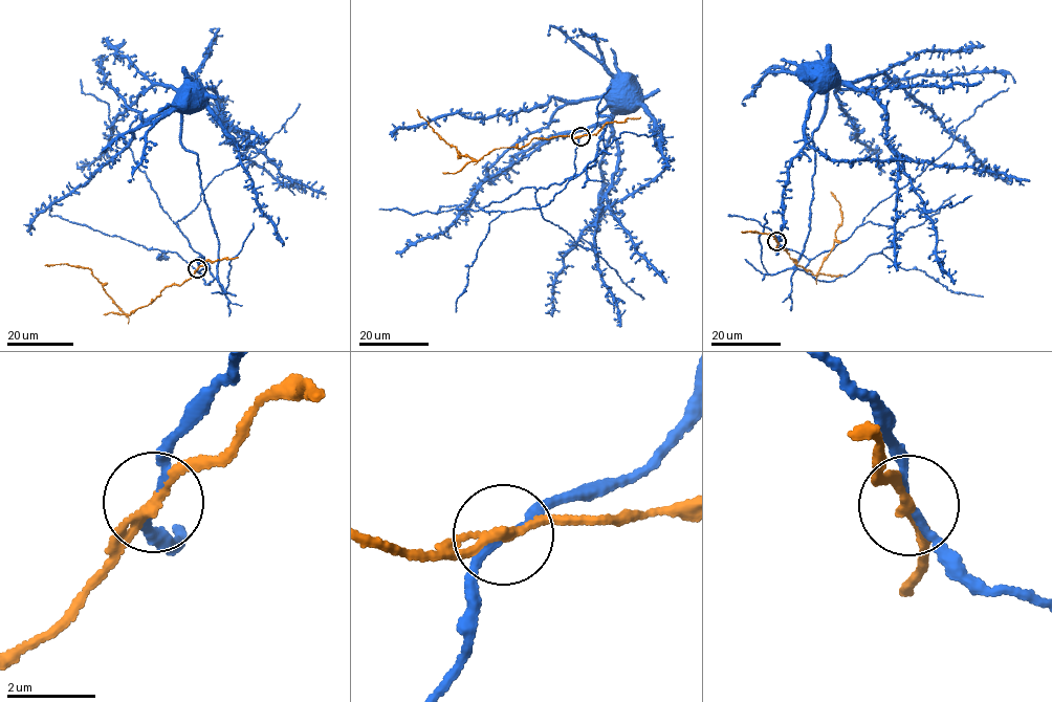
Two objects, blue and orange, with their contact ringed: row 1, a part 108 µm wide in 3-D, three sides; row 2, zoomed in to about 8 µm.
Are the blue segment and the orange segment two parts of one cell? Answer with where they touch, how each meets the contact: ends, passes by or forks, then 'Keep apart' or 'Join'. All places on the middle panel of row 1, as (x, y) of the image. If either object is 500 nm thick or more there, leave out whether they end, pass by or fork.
Place: (581, 136). At the ring blue passes by. At the ring orange passes by. Keep apart

